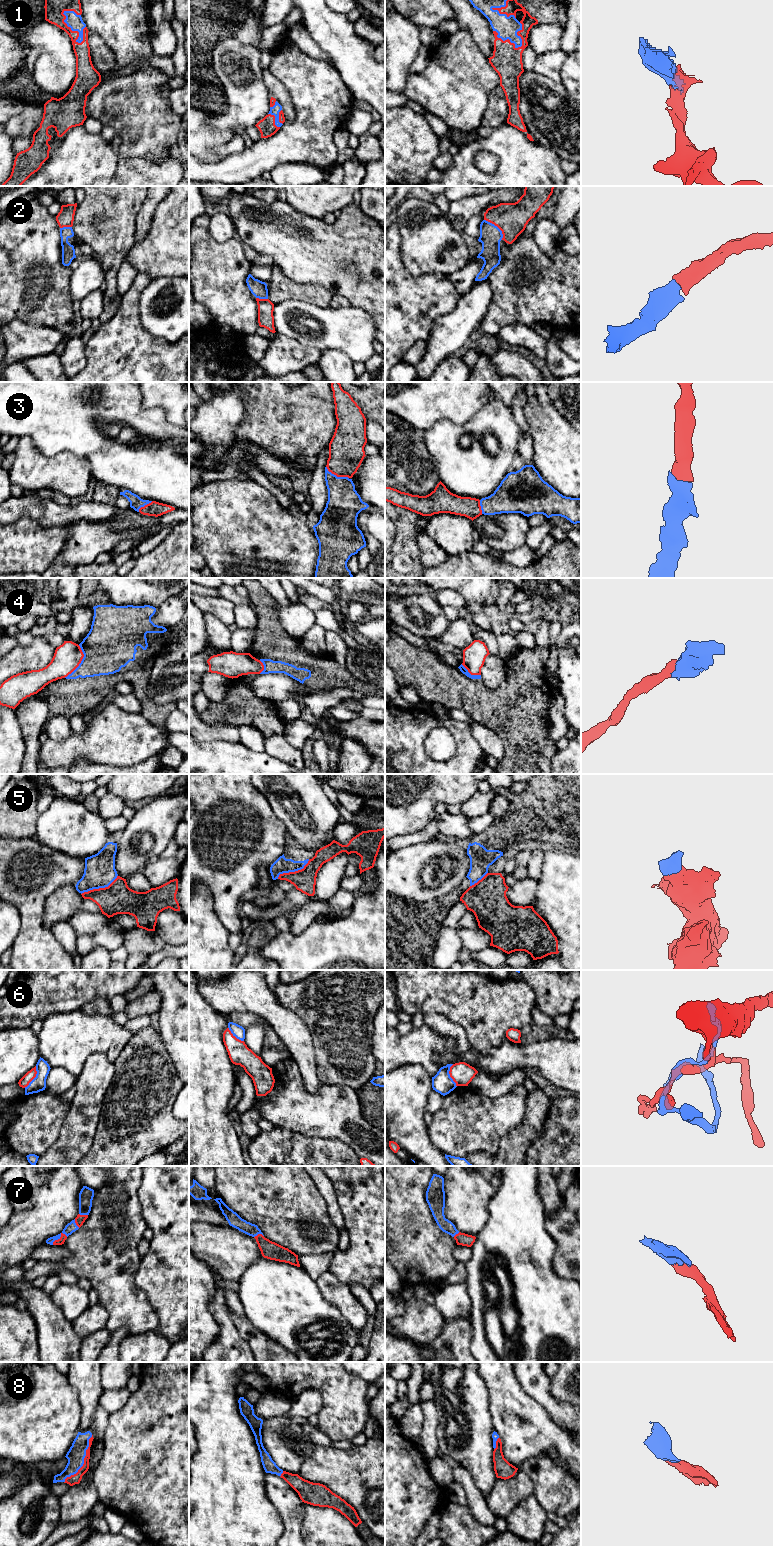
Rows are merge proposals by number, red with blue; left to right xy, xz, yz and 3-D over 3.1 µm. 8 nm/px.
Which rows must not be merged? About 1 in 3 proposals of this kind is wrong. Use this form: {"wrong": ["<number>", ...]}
{"wrong": ["4", "5", "6"]}

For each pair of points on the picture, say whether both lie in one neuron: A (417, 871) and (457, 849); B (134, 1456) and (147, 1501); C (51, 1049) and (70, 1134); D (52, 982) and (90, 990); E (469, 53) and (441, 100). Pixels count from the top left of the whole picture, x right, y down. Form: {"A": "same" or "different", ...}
{"A": "same", "B": "same", "C": "different", "D": "same", "E": "same"}

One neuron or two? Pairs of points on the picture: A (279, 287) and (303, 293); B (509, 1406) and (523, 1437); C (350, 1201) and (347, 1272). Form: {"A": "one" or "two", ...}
{"A": "one", "B": "one", "C": "one"}

